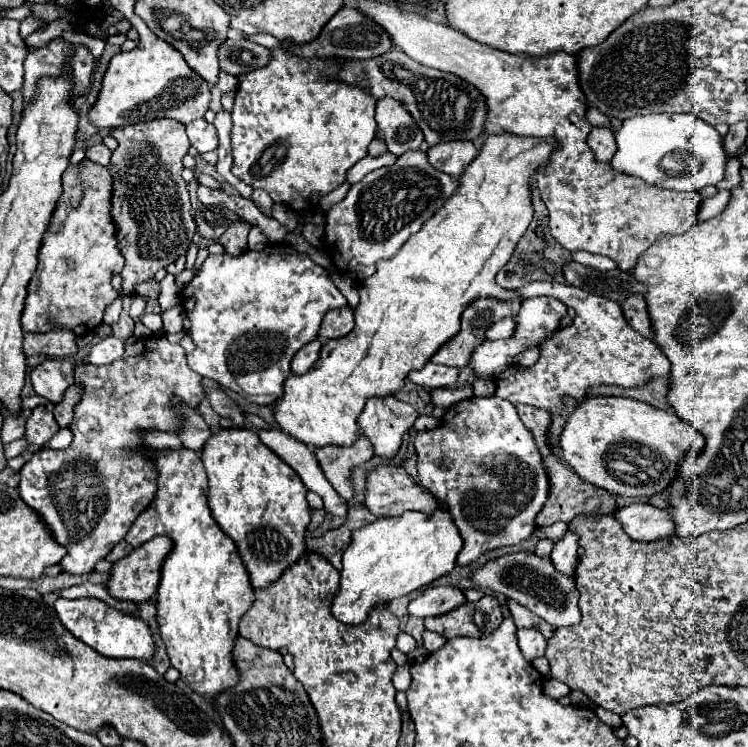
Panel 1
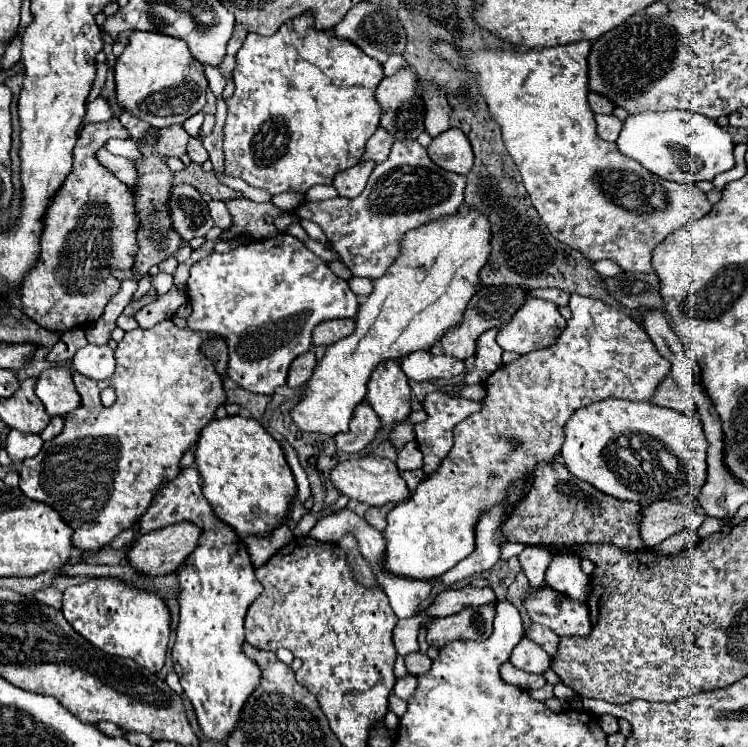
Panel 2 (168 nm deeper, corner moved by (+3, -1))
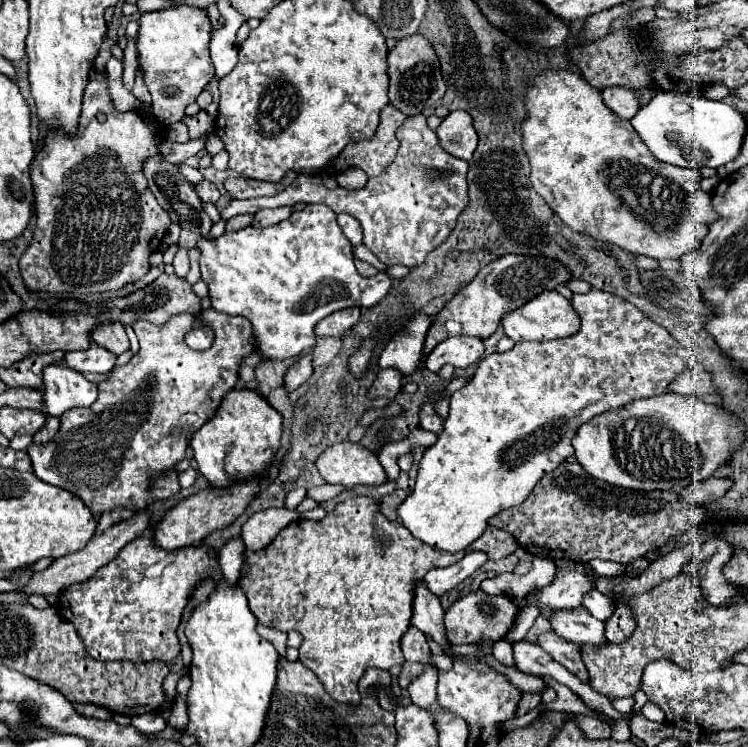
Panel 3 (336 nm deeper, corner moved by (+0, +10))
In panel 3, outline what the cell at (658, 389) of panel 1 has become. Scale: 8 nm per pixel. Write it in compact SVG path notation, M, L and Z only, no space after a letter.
M687 367L683 373L669 385L669 391L681 393L681 395L693 395L705 403L719 403L721 395L717 393L717 387L711 381L711 373L707 373L701 367Z

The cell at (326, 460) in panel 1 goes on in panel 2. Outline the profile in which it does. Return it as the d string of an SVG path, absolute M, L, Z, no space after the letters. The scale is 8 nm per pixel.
M362 402L356 408L356 416L352 418L350 430L346 434L334 436L336 448L346 454L366 450L372 444L372 440L376 438L378 426L380 426L380 420L376 420L376 416L372 414L372 408L368 408L368 404Z

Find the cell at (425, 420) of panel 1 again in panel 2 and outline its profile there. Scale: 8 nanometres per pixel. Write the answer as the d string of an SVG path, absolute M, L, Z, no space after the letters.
M402 422L394 428L394 434L392 434L392 444L396 444L398 448L402 444L406 444L408 440L414 440L414 424L412 422Z

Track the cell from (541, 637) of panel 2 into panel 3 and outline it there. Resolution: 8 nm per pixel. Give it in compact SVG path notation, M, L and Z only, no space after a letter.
M543 633L539 637L539 645L557 661L561 663L569 673L579 677L583 683L589 683L589 673L581 661L581 649L577 645L571 645L563 641L557 633Z

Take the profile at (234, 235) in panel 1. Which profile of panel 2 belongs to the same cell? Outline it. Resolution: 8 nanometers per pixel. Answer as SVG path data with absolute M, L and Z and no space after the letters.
M212 200L208 206L210 206L210 214L212 214L216 226L218 226L222 232L228 232L228 230L232 228L232 216L230 216L226 204L224 204L222 200Z

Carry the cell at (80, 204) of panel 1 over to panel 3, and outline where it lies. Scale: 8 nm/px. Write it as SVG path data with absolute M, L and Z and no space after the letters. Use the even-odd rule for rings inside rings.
M107 73L91 75L83 93L83 109L75 135L53 129L43 139L31 163L37 225L33 241L19 261L21 275L29 289L83 297L85 287L89 295L121 289L151 269L149 255L161 247L163 235L171 225L167 211L157 203L155 195L147 187L147 179L143 177L143 163L149 157L159 155L161 141L165 141L163 125L159 125L155 133L155 129L149 129L149 123L141 113L117 111L109 95ZM99 113L107 115L103 123L97 121Z

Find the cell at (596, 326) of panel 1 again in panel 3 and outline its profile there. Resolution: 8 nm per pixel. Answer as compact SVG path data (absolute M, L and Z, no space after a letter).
M593 289L591 293L585 293L585 295L573 295L571 299L575 311L579 313L581 317L581 331L571 335L571 337L565 337L565 339L553 339L553 341L543 341L543 343L515 343L515 347L507 353L491 353L487 355L477 371L473 373L473 377L467 381L467 385L463 385L461 389L457 389L453 395L451 395L451 409L449 409L449 415L443 423L443 431L439 433L439 439L435 445L431 445L425 453L423 453L423 459L419 463L419 475L417 475L417 481L415 481L415 489L411 491L411 495L401 503L399 507L399 519L401 523L421 541L425 541L427 545L435 547L435 549L443 549L443 551L449 551L449 553L457 553L457 551L463 551L467 545L471 545L481 533L483 529L487 527L487 521L489 517L505 511L505 509L511 509L515 505L521 505L531 489L537 485L537 481L553 471L555 467L559 467L563 461L571 461L575 457L573 453L573 445L571 445L571 439L575 437L577 429L591 421L595 415L601 415L605 411L611 411L611 409L621 409L625 407L627 403L635 401L635 399L643 399L643 397L655 397L655 395L663 395L669 387L669 383L689 365L695 361L695 355L693 355L693 349L689 347L683 347L675 337L671 337L671 333L661 327L659 323L655 323L653 319L649 319L643 311L639 311L633 303L613 295L613 293L607 293L607 291L599 291L599 289Z

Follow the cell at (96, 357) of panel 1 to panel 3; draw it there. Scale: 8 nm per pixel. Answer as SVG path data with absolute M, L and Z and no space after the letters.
M95 343L85 351L69 351L65 355L65 363L79 373L109 373L115 365L115 355L107 353L107 349L99 349Z

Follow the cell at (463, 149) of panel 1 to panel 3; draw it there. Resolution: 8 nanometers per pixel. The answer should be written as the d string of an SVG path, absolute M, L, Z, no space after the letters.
M451 111L437 127L437 137L447 153L465 161L469 161L477 149L473 119L465 111Z

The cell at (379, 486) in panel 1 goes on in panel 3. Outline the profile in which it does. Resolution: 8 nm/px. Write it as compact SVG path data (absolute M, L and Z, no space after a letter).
M335 443L327 447L315 461L321 477L327 483L353 485L383 485L387 475L373 451L361 443Z

